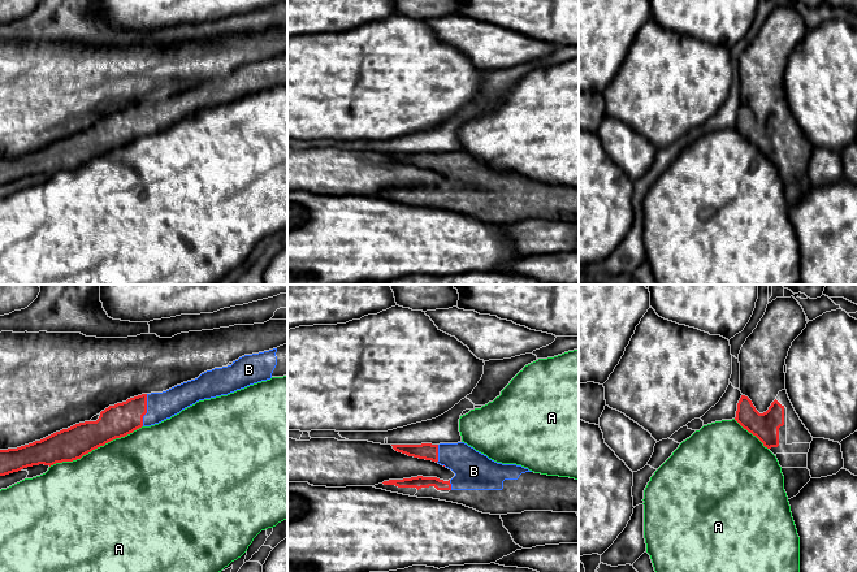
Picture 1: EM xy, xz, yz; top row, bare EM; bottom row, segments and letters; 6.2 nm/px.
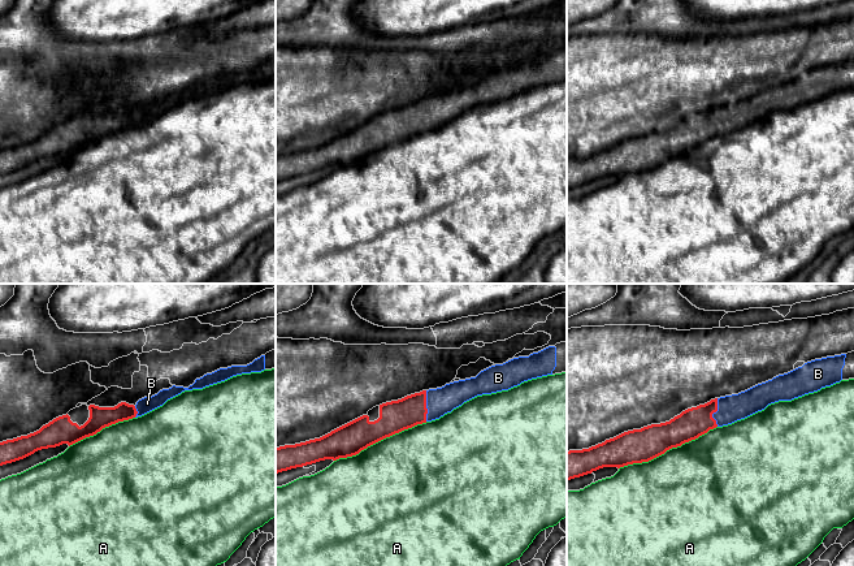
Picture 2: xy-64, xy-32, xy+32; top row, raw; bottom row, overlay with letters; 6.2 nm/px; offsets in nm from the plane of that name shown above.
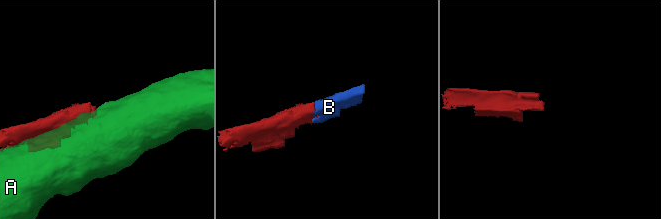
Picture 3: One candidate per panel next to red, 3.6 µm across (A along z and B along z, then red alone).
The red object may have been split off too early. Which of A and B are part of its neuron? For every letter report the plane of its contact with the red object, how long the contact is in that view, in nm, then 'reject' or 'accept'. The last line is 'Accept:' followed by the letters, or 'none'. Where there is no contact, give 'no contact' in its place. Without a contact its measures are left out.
A: contact in xy; length 650 nm; reject
B: contact in xy; length 200 nm; accept
Accept: B

